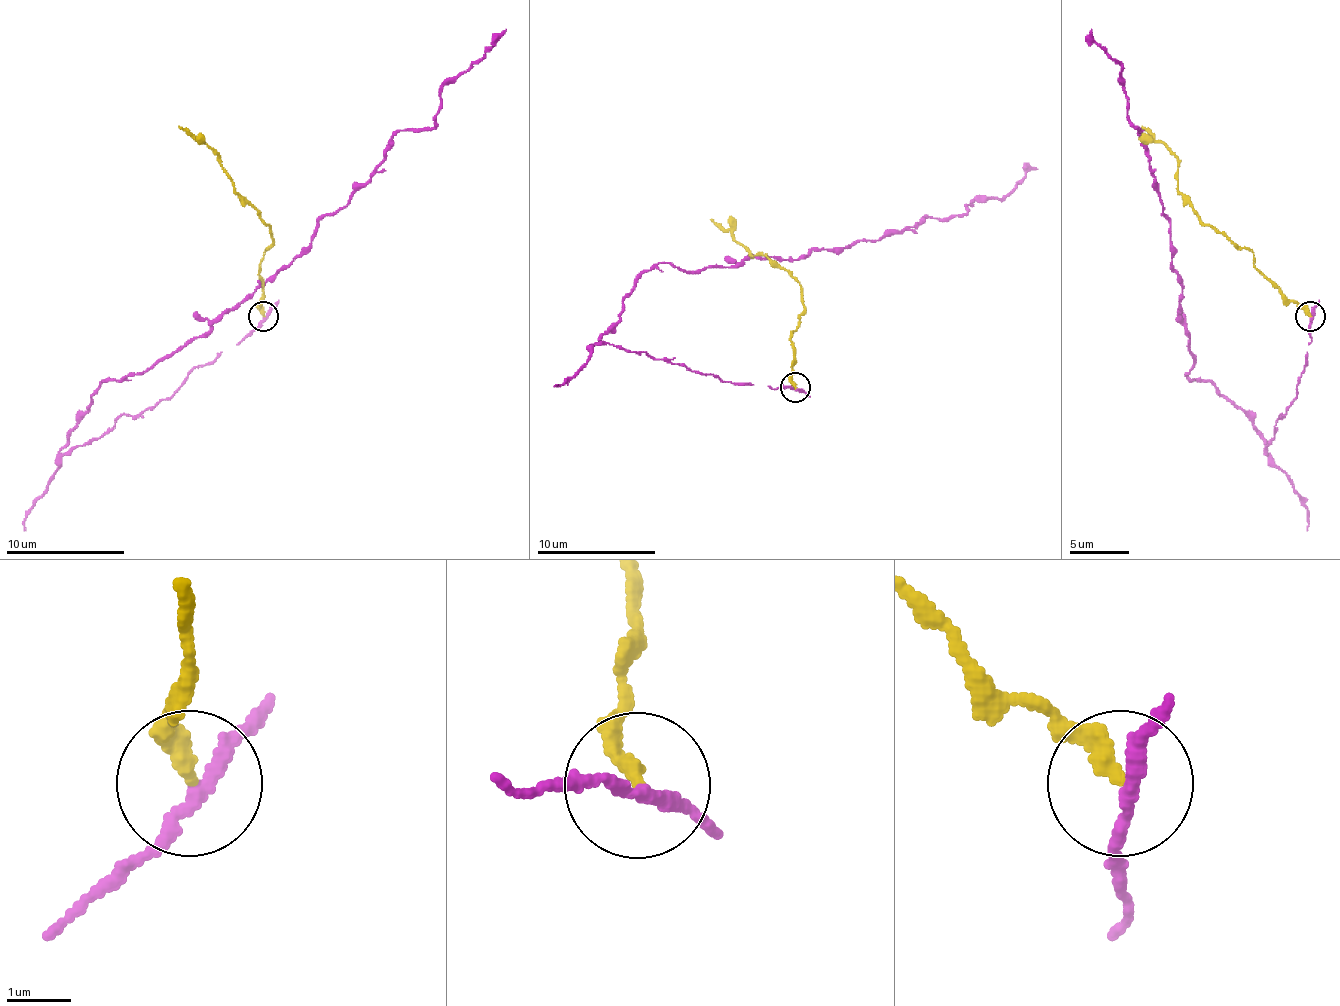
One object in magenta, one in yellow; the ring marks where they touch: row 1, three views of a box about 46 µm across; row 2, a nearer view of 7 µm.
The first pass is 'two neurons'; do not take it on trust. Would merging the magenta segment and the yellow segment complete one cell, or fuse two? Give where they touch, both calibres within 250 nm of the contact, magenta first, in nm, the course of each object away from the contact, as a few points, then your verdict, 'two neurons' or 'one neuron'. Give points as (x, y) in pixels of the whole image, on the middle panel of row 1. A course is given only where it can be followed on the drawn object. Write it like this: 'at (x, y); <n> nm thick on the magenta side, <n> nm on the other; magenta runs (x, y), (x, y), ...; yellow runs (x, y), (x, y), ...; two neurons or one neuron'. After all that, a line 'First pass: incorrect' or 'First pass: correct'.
at (795, 387); 200 nm thick on the magenta side, 280 nm on the other; magenta runs (794, 388), (726, 382), (601, 337), (633, 281), (660, 263), (699, 272), (848, 248), (961, 216), (1038, 168); yellow runs (794, 388), (791, 332), (794, 332), (803, 311), (800, 284), (770, 257), (752, 254), (711, 219); two neurons
First pass: correct

